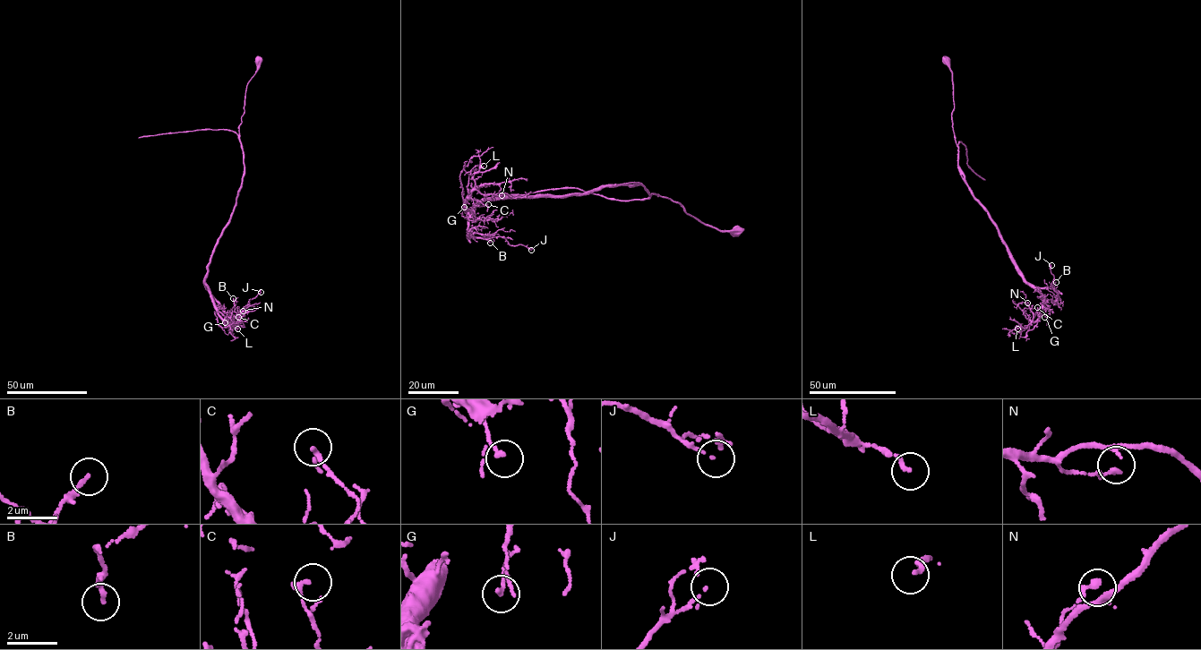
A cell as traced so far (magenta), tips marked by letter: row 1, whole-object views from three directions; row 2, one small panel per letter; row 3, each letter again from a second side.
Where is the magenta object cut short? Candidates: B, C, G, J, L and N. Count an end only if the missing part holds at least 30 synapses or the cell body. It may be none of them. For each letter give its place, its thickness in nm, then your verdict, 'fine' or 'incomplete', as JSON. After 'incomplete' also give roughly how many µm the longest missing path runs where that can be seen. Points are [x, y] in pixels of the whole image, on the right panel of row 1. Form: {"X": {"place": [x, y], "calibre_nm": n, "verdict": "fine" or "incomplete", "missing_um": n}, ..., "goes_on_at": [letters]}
{"B": {"place": [1056, 282], "calibre_nm": 150, "verdict": "fine"}, "C": {"place": [1037, 307], "calibre_nm": 200, "verdict": "fine"}, "G": {"place": [1044, 317], "calibre_nm": 150, "verdict": "fine"}, "J": {"place": [1051, 265], "calibre_nm": 100, "verdict": "fine"}, "L": {"place": [1017, 329], "calibre_nm": 150, "verdict": "fine"}, "N": {"place": [1027, 303], "calibre_nm": 200, "verdict": "fine"}, "goes_on_at": []}

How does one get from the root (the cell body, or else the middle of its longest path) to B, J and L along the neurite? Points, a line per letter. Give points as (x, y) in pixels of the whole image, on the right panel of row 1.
B: (946, 60), (965, 184), (1021, 277), (1035, 287), (1052, 287), (1060, 299), (1056, 282)
J: (946, 60), (965, 184), (1021, 277), (1035, 287), (1052, 287), (1060, 299), (1051, 265)
L: (946, 60), (952, 77), (958, 169), (1014, 265), (1042, 298), (1037, 320), (1017, 329)

